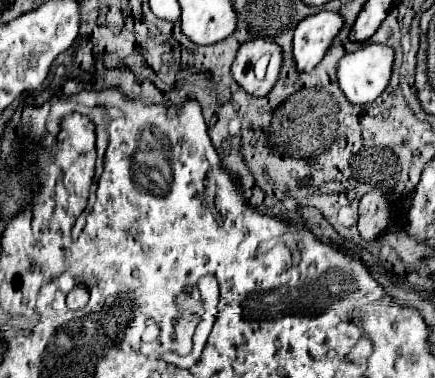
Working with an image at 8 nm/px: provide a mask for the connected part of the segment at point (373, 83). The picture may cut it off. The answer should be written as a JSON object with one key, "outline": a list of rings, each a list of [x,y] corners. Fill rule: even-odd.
{"outline":[[[367,44],[339,62],[339,86],[351,104],[367,104],[389,86],[395,52],[387,44]]]}

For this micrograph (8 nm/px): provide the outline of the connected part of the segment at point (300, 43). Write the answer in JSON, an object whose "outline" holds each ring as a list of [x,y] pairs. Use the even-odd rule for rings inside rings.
{"outline":[[[319,12],[299,22],[293,36],[293,58],[299,72],[311,72],[325,58],[343,24],[345,20],[337,12]]]}

